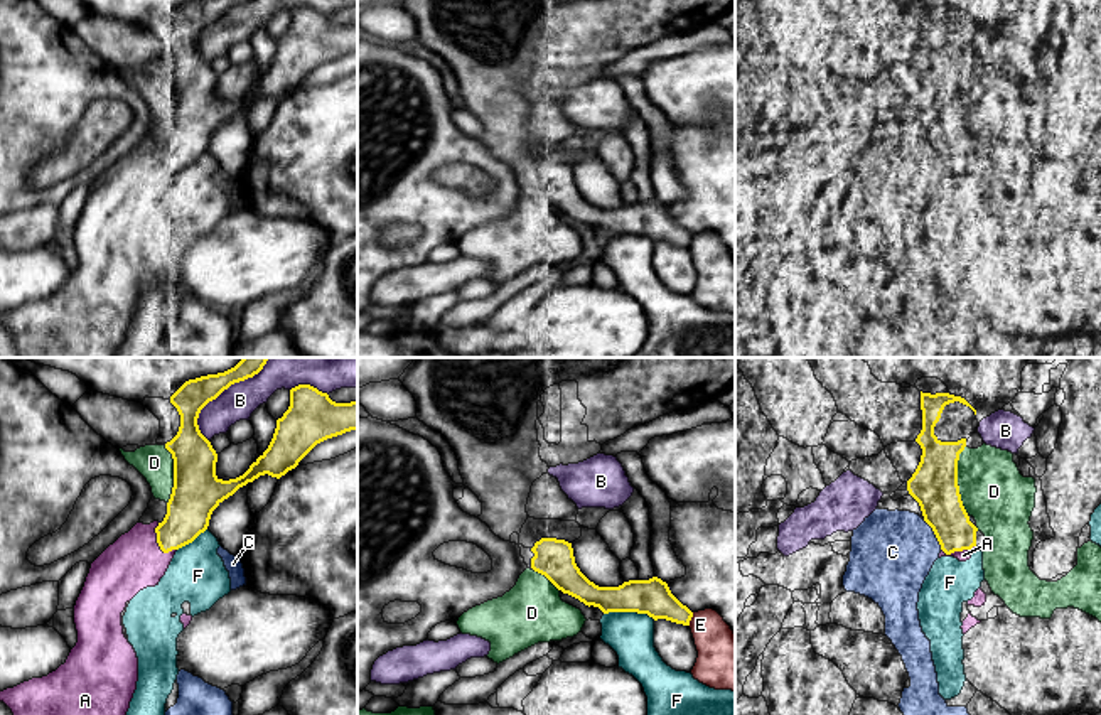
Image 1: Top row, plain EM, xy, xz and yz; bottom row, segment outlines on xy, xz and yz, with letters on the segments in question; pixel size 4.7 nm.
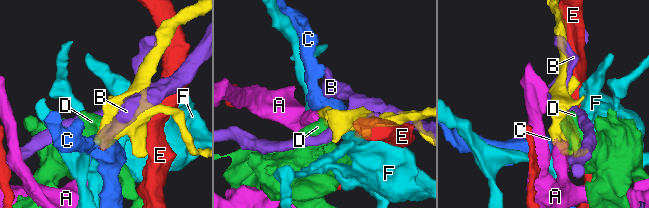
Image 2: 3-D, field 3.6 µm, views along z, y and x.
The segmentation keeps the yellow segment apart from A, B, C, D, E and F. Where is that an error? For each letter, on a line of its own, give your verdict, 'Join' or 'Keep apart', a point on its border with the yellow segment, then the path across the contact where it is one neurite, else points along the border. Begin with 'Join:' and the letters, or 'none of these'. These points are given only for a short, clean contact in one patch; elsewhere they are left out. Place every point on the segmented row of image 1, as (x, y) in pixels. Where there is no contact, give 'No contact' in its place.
Join: A
A: Join. Touches yellow at xy (157, 542)
B: Keep apart. Touches yellow at xy (221, 392)
C: Keep apart. Touches yellow at yz (934, 533)
D: Keep apart. Touches yellow at yz (956, 479)
E: Keep apart. Touches yellow at xz (690, 619)
F: Keep apart. Touches yellow at xz (629, 611)

